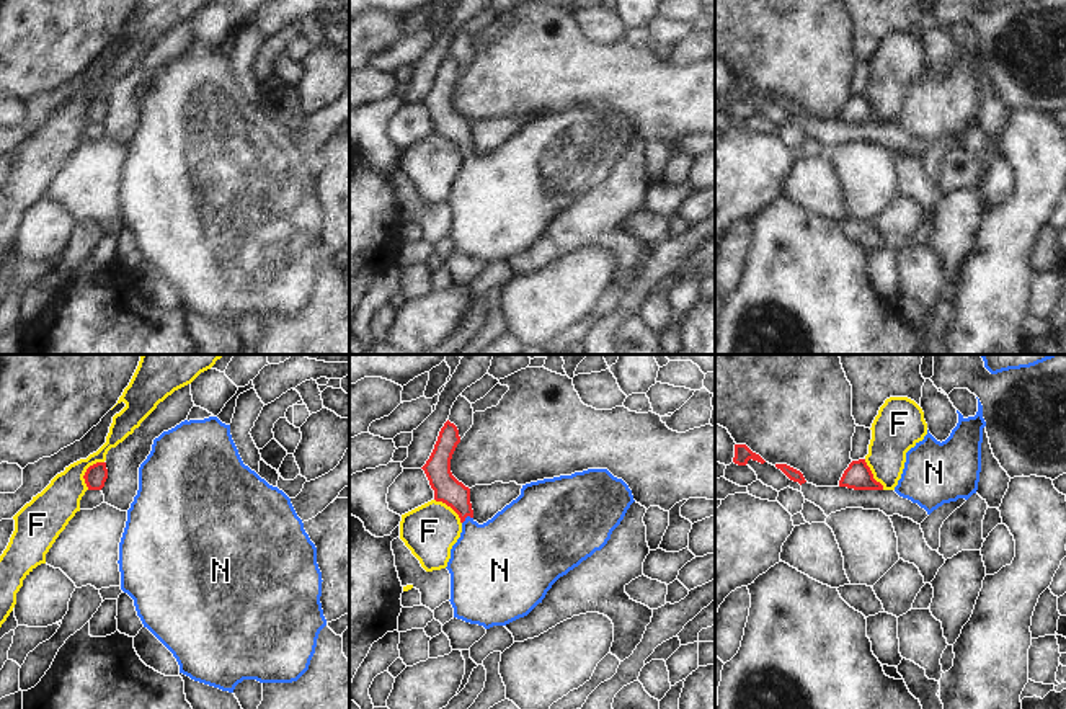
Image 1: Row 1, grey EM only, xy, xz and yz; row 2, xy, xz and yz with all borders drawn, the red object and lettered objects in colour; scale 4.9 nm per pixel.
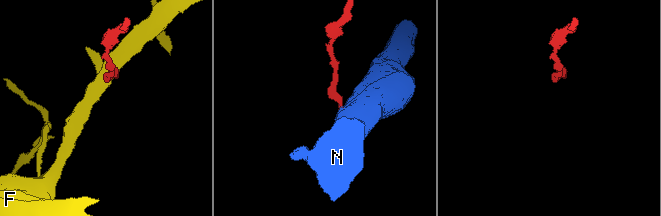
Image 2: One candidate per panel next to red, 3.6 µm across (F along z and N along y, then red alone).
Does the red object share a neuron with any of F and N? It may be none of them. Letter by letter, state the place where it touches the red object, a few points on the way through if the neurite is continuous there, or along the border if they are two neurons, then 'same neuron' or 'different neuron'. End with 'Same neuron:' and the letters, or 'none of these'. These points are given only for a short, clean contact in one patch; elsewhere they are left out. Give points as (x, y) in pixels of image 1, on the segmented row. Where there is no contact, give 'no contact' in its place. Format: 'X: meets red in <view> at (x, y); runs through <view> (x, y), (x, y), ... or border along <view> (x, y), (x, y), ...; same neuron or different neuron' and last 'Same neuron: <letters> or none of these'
F: meets red in xy at (87, 471); border along xy (103, 461), (97, 461), (87, 469), (84, 476), (87, 489); different neuron
N: meets red in xz at (466, 517); runs through xz (448, 489), (459, 500), (466, 517), (474, 538), (490, 561); same neuron
Same neuron: N

